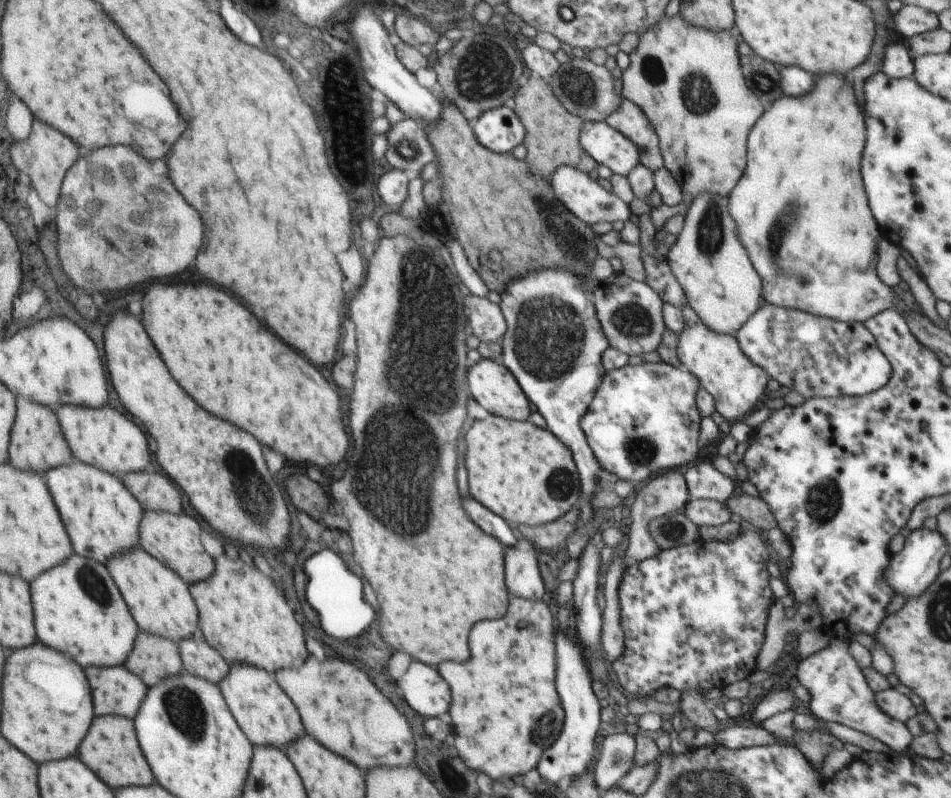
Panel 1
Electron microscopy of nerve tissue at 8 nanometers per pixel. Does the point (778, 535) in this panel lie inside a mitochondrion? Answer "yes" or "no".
no

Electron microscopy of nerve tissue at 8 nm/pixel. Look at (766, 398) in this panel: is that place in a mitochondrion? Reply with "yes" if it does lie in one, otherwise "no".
no

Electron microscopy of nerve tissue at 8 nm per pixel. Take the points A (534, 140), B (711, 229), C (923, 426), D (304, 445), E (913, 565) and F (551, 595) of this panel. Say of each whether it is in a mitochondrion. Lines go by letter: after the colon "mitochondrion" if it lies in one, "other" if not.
A: other
B: mitochondrion
C: other
D: other
E: other
F: other

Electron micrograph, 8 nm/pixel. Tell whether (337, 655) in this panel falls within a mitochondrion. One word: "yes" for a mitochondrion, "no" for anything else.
no

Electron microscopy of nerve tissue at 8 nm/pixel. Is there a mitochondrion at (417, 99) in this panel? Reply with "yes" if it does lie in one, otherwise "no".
no

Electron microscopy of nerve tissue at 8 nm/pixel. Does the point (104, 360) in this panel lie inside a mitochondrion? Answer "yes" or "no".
no

